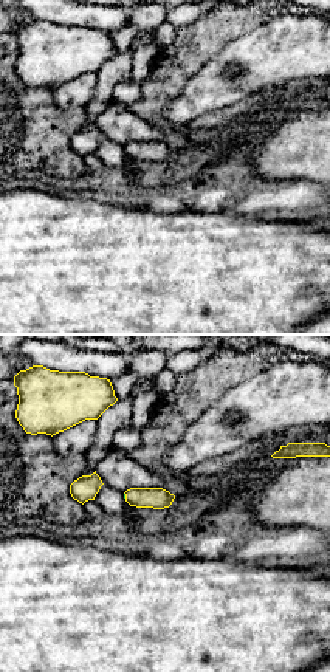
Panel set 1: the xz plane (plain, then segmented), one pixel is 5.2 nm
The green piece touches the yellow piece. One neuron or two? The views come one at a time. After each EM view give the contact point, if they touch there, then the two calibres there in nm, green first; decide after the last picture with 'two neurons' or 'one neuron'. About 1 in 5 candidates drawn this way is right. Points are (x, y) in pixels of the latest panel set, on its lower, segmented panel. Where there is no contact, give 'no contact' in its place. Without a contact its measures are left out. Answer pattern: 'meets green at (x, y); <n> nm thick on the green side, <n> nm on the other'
meets green at (124, 496); 20 nm thick on the green side, 110 nm on the other

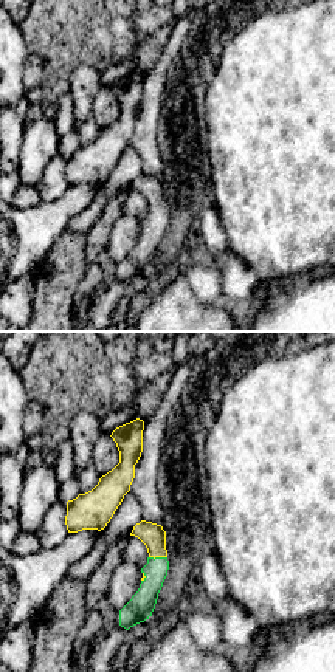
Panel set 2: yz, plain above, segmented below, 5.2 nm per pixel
meets green at (158, 558); 130 nm thick on the green side, 120 nm on the other

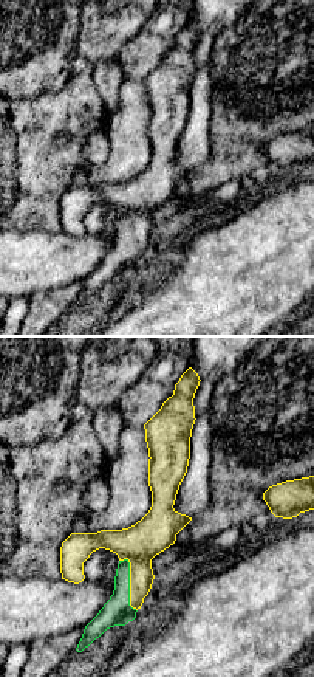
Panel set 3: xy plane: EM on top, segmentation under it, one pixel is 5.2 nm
meets green at (129, 584); 150 nm thick on the green side, 200 nm on the other

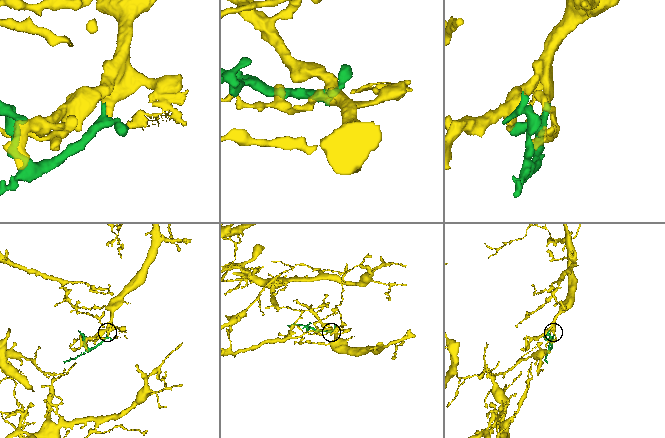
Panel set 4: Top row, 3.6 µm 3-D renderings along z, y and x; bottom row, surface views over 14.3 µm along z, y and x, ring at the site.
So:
one neuron

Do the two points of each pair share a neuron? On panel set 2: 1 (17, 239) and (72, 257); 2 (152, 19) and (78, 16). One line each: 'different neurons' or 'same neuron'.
1: different neurons
2: different neurons

